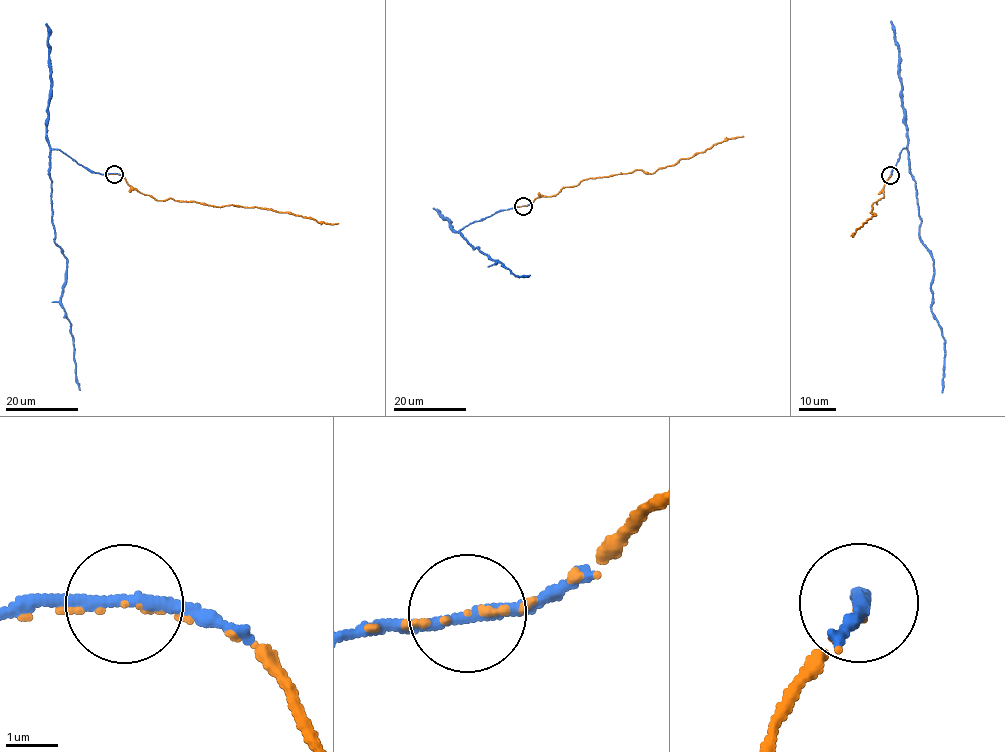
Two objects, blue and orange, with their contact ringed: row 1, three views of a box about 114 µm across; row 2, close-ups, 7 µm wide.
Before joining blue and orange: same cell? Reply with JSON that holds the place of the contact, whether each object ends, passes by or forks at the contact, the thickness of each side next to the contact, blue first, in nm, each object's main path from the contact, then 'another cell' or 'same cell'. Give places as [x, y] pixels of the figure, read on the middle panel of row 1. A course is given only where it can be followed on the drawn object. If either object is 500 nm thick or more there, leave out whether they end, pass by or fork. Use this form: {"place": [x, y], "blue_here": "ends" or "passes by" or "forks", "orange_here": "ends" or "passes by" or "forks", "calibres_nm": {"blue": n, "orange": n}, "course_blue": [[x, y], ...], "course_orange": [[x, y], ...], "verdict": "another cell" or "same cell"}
{"place": [523, 206], "blue_here": "passes by", "orange_here": "passes by", "calibres_nm": {"blue": 240, "orange": 50}, "course_blue": [[523, 206], [499, 210], [459, 231], [474, 248], [479, 248], [495, 263], [502, 264], [516, 275], [530, 275]], "course_orange": [[523, 206], [590, 178], [635, 170], [654, 173], [724, 140], [744, 137]], "verdict": "same cell"}

